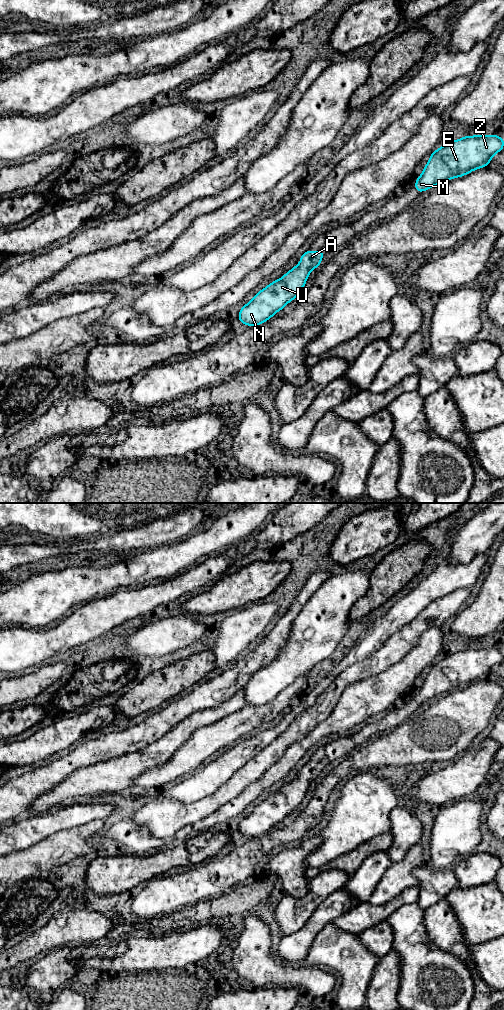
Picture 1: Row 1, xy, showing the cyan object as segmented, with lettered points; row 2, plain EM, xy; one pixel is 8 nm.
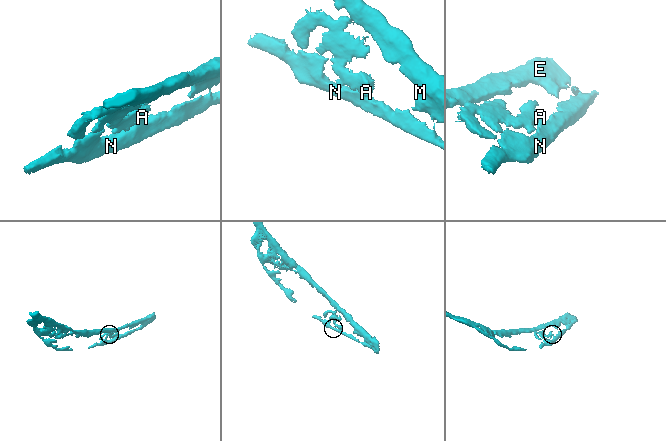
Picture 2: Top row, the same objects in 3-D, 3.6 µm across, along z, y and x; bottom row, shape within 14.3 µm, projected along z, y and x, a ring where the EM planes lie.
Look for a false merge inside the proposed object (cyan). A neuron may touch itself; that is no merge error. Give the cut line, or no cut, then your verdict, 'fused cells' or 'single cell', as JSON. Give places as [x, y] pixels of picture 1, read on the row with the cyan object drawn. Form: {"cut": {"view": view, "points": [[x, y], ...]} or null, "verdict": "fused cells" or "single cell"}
{"cut": null, "verdict": "single cell"}

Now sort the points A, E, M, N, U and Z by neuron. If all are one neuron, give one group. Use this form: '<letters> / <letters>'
A E M N U Z

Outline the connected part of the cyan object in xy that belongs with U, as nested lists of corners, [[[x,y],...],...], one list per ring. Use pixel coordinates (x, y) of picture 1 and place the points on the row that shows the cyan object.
[[[306,251],[292,270],[258,292],[254,298],[245,304],[238,316],[238,320],[249,326],[257,326],[273,317],[277,311],[291,300],[298,297],[305,286],[306,280],[312,269],[318,268],[324,251]]]

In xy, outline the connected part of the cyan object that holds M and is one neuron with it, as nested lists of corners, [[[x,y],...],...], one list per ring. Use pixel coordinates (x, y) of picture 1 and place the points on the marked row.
[[[497,135],[464,136],[431,153],[422,175],[416,178],[415,189],[421,193],[449,179],[465,176],[488,166],[494,154],[504,148],[504,139]]]

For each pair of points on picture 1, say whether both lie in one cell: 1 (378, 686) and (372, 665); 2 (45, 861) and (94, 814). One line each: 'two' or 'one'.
1: two
2: two

